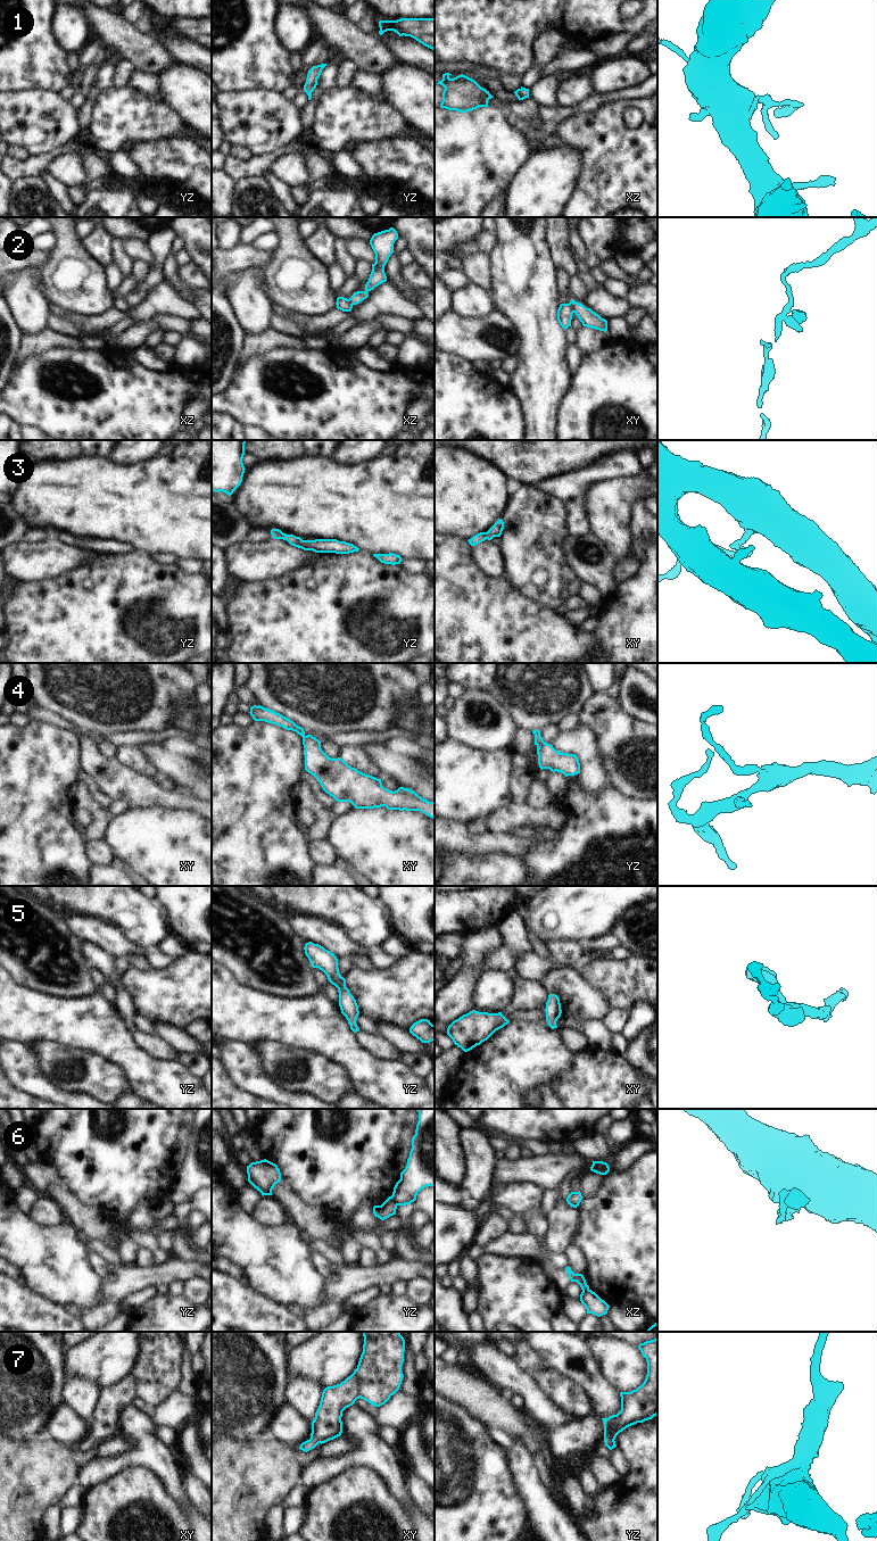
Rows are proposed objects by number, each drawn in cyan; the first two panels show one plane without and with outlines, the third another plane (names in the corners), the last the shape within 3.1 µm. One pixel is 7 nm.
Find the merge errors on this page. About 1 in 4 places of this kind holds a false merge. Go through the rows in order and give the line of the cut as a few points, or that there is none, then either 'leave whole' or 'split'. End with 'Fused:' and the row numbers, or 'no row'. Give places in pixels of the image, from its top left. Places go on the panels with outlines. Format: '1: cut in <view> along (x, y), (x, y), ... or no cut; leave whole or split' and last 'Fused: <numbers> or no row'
1: no cut; leave whole
2: cut in xy along (569, 303), (574, 312); split
3: no cut; leave whole
4: no cut; leave whole
5: no cut; leave whole
6: cut in yz along (391, 1195), (397, 1204); split
7: no cut; leave whole
Fused: 2, 6

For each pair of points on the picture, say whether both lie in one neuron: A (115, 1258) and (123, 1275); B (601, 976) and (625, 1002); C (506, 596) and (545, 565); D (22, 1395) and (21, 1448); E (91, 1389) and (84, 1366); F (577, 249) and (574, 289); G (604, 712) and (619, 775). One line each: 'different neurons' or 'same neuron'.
A: different neurons
B: same neuron
C: different neurons
D: different neurons
E: different neurons
F: different neurons
G: same neuron

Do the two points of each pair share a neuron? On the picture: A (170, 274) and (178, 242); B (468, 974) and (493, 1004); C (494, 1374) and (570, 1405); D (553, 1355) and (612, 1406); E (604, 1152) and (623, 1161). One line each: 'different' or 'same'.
A: same
B: different
C: different
D: same
E: same

